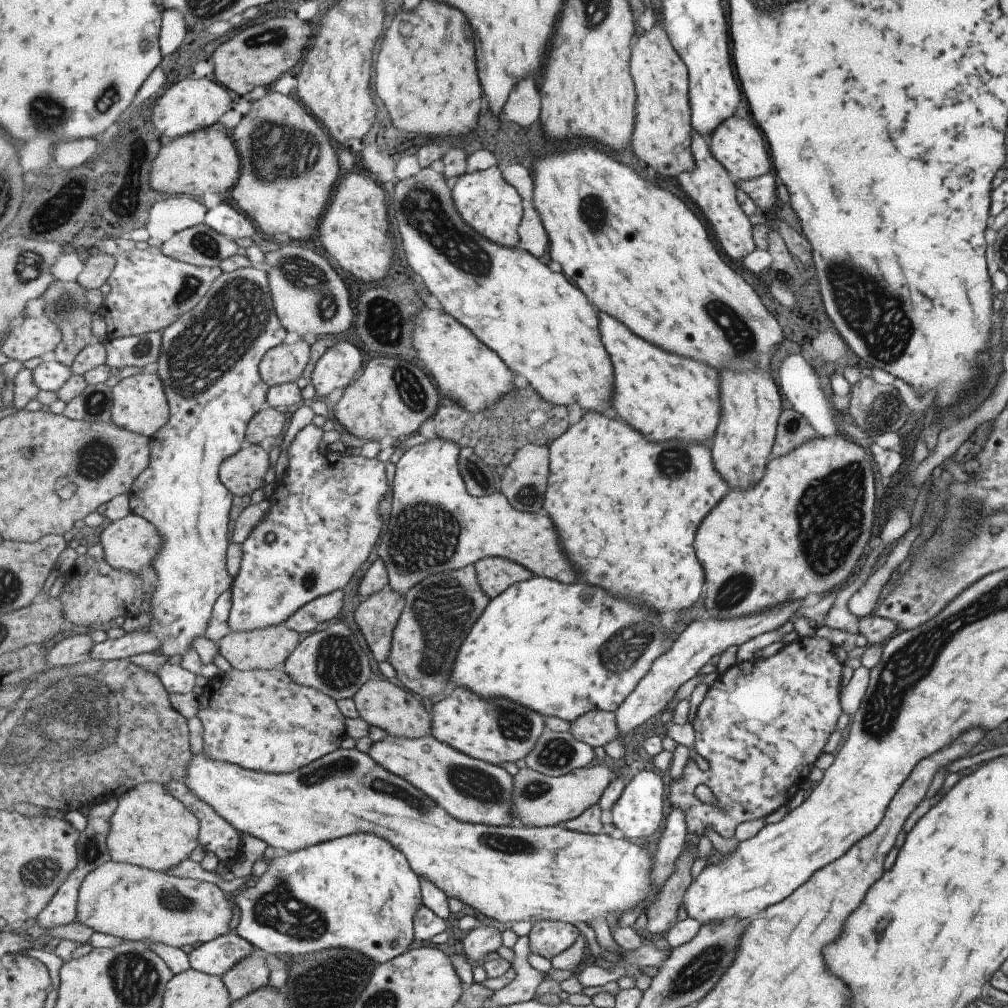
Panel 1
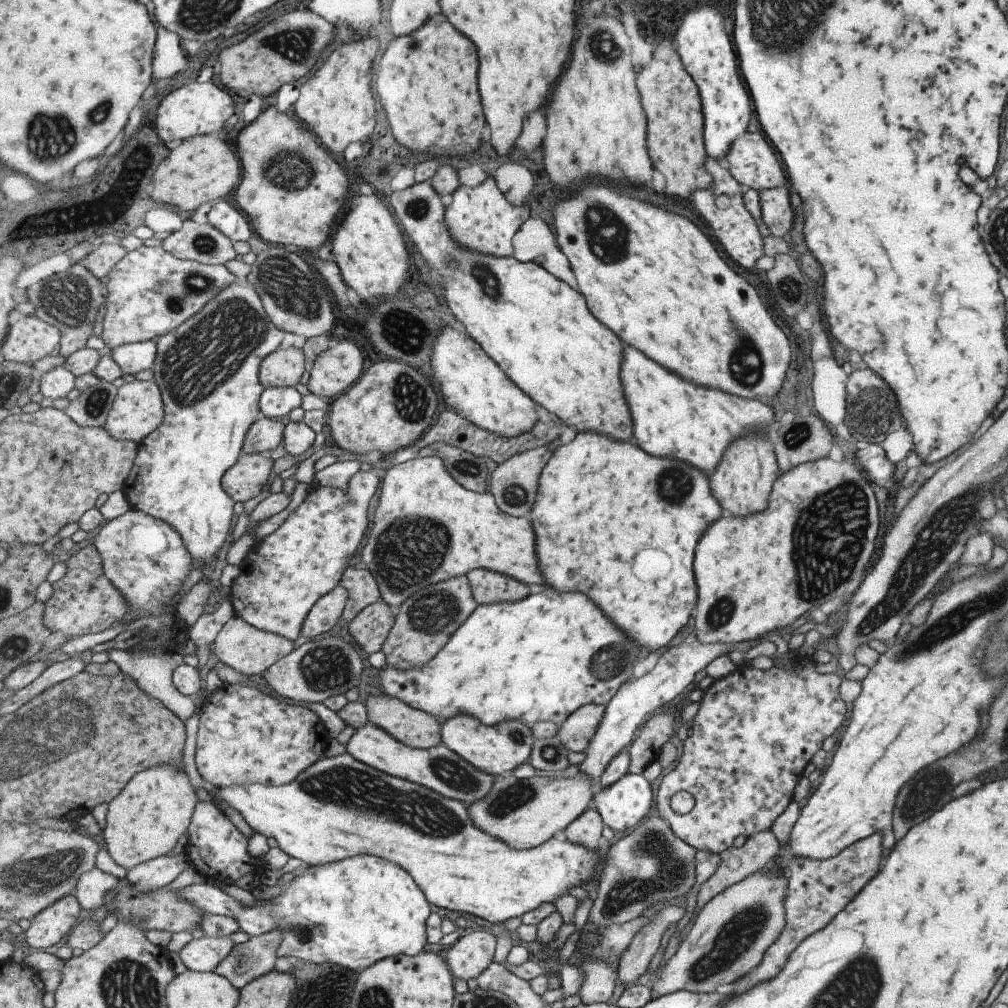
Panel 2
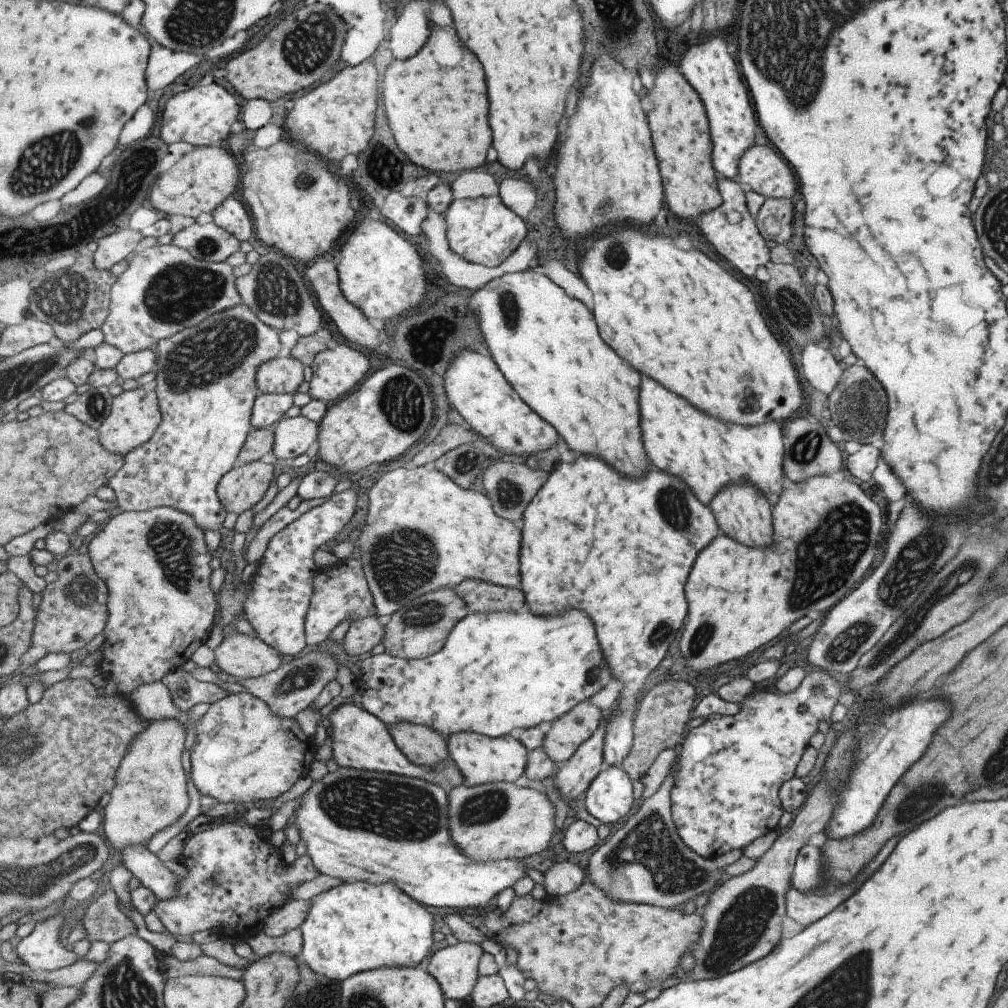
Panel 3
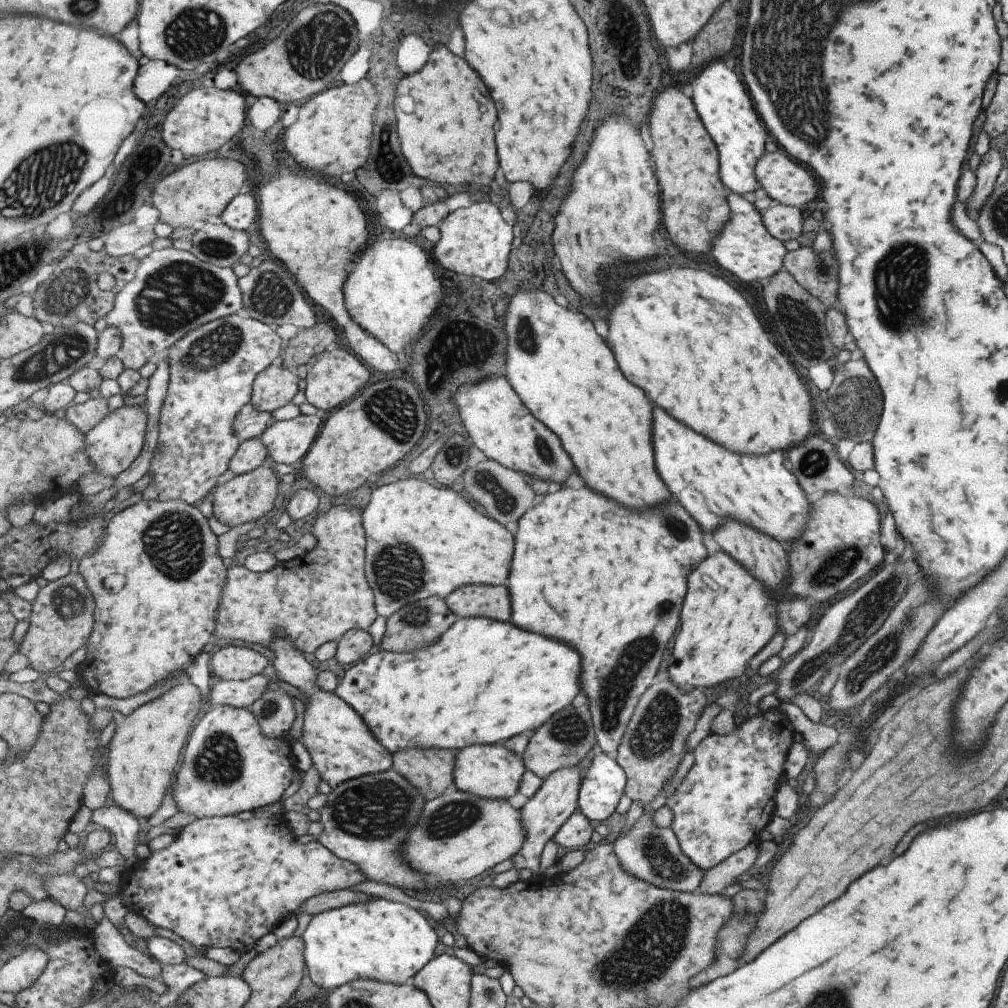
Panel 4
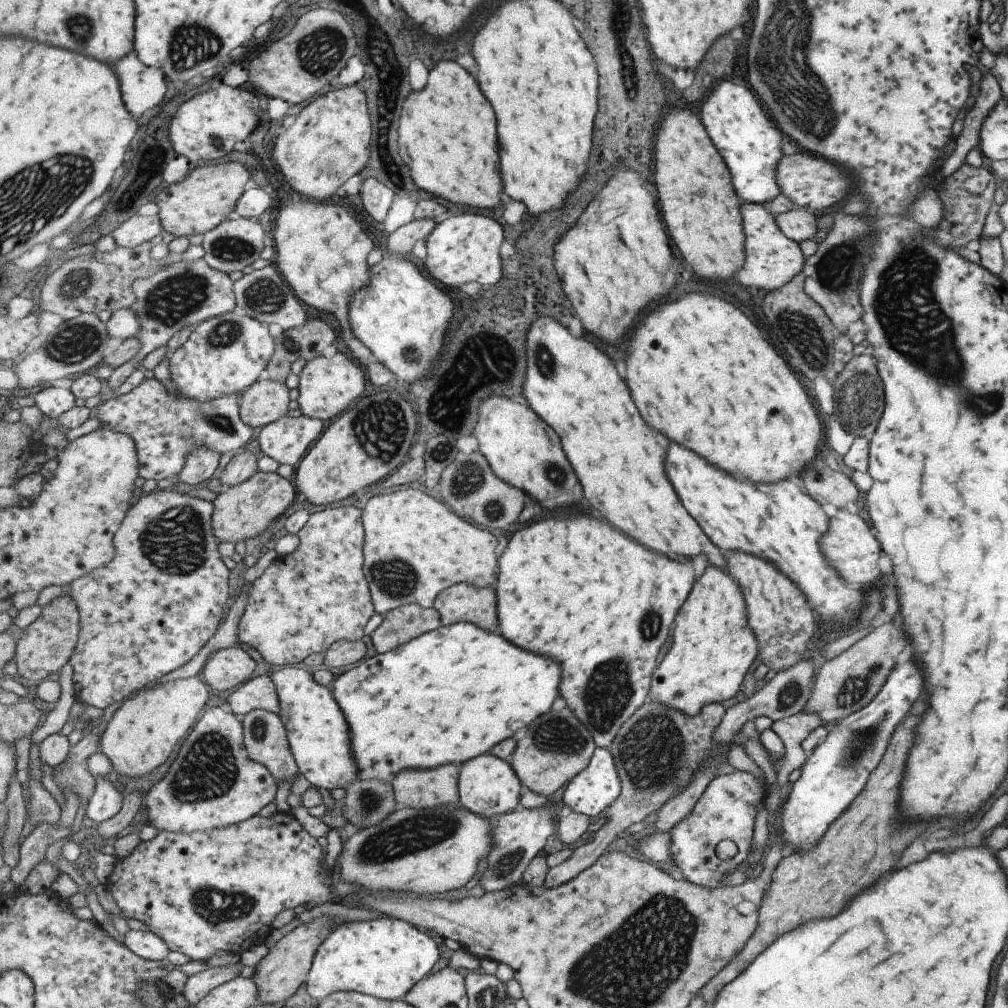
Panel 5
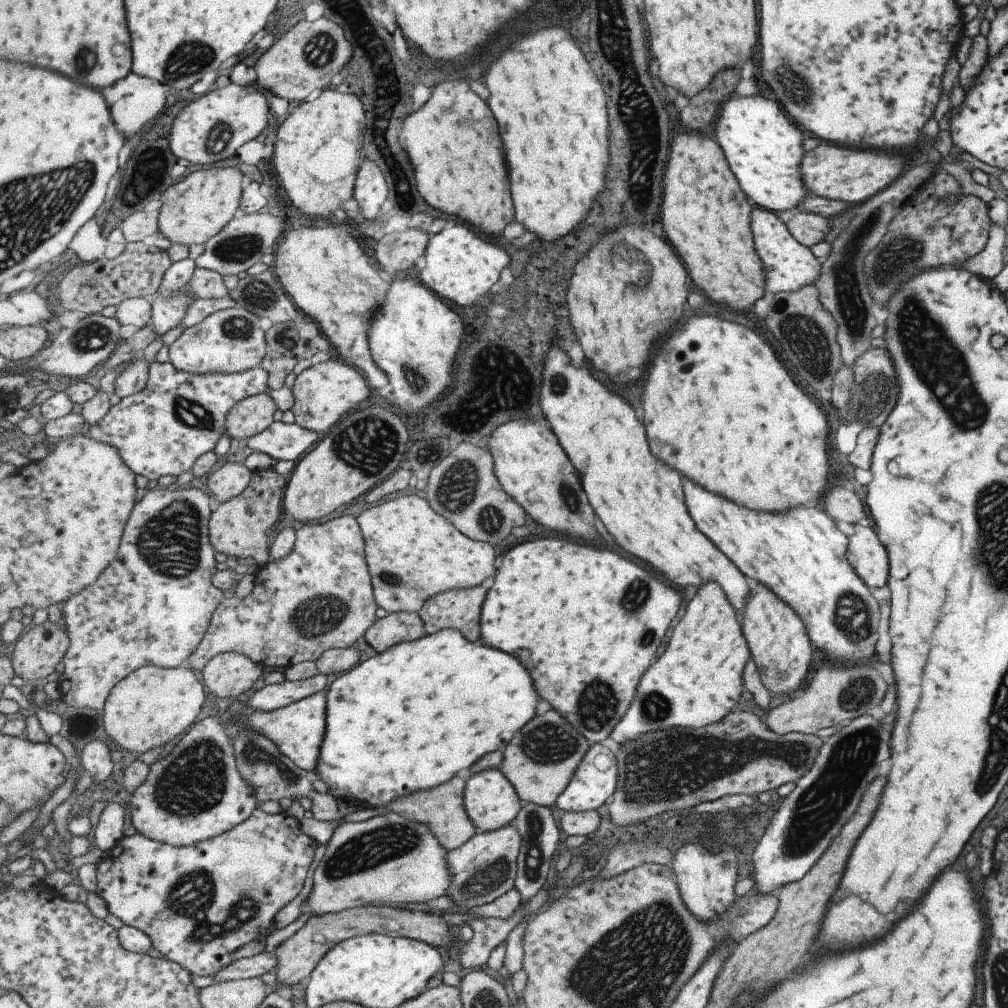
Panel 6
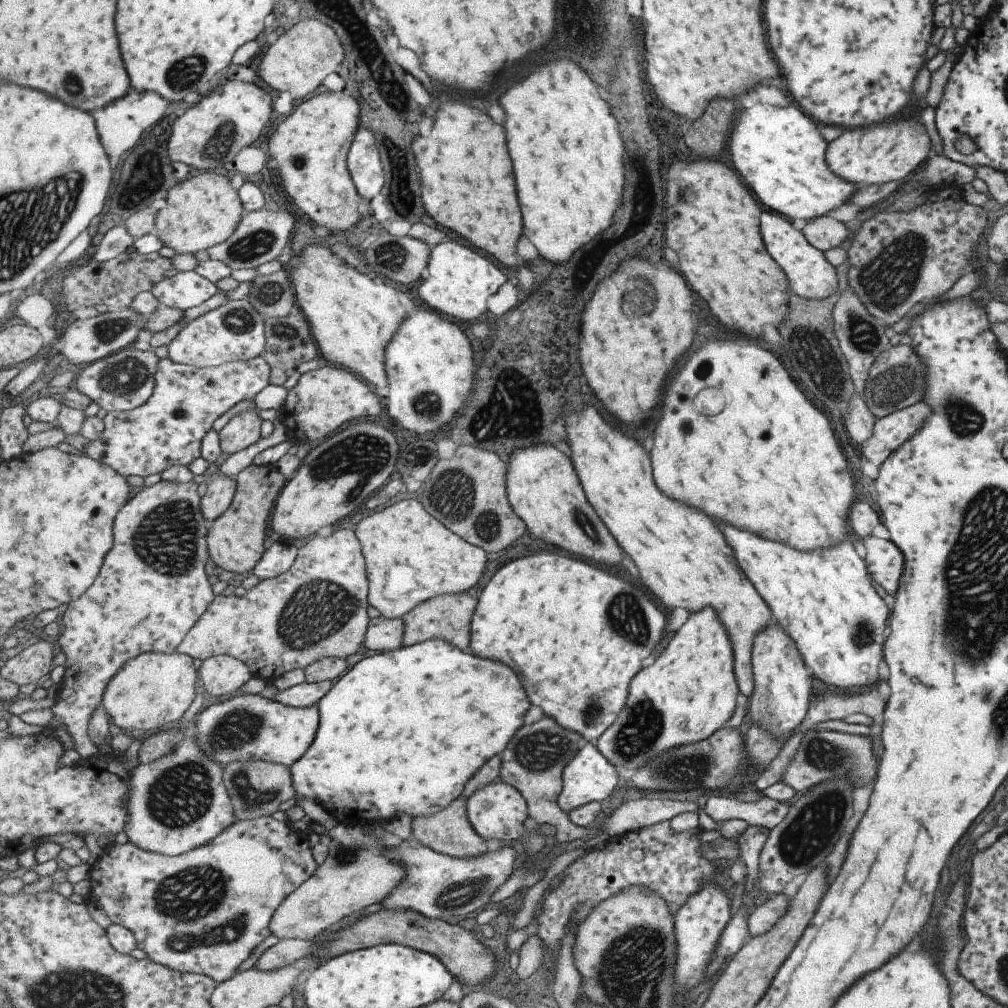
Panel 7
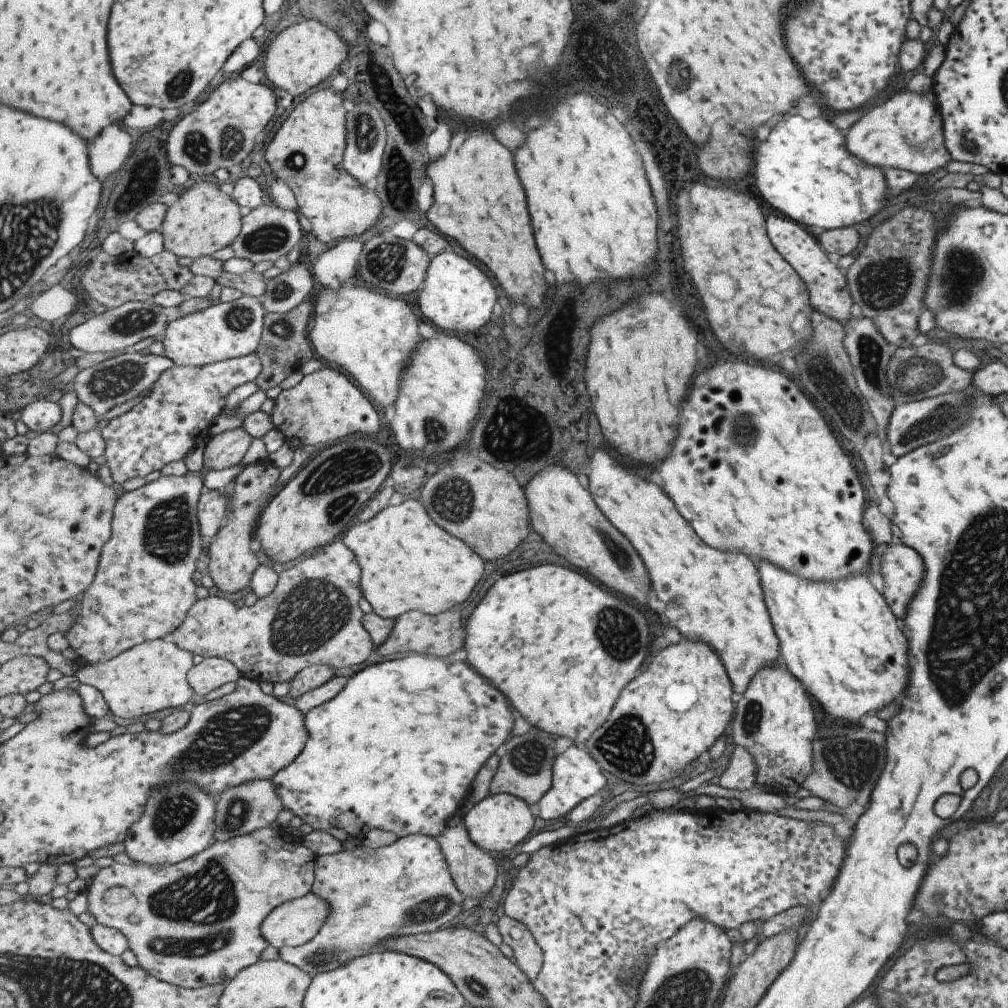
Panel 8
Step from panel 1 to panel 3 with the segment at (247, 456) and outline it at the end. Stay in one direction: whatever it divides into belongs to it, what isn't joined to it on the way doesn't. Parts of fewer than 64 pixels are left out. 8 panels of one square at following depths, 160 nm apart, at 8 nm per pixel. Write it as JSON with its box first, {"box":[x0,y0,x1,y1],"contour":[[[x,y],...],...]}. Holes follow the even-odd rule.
{"box":[218,461,278,514],"contour":[[[255,461],[232,469],[220,480],[218,495],[228,512],[243,514],[255,508],[278,474],[277,466]]]}

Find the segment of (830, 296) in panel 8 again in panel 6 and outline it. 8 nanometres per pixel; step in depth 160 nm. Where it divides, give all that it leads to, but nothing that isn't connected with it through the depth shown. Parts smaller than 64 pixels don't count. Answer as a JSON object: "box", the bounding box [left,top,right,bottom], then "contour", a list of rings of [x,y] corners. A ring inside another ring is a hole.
{"box":[750,208,820,293],"contour":[[[754,208],[750,212],[750,229],[754,249],[764,268],[764,290],[772,293],[790,293],[815,283],[820,278],[820,264],[809,247],[799,244],[789,234],[786,224],[773,211]]]}

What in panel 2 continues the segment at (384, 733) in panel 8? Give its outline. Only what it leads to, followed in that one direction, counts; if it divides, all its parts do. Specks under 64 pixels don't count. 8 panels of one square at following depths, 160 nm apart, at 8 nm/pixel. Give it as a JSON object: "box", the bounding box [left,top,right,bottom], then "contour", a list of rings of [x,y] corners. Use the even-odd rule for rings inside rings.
{"box":[379,587,643,727],"contour":[[[542,587],[540,592],[532,593],[527,598],[518,602],[501,602],[496,604],[481,605],[469,616],[469,620],[457,630],[457,634],[449,640],[449,644],[440,652],[440,655],[435,656],[435,659],[421,668],[411,668],[411,670],[399,670],[393,666],[385,665],[379,670],[380,688],[385,696],[393,696],[403,700],[405,704],[413,706],[427,712],[428,714],[439,716],[443,721],[457,716],[457,714],[471,714],[475,718],[479,718],[483,724],[487,726],[495,726],[501,724],[505,720],[523,720],[525,724],[531,726],[542,722],[555,722],[559,727],[567,722],[569,716],[572,716],[579,710],[589,704],[601,704],[604,707],[611,702],[611,698],[619,692],[619,688],[627,682],[627,678],[631,676],[639,656],[641,656],[643,648],[633,642],[619,626],[615,626],[597,606],[591,598],[587,598],[585,594],[565,594],[565,592],[555,592],[555,590],[547,590],[547,587]]]}

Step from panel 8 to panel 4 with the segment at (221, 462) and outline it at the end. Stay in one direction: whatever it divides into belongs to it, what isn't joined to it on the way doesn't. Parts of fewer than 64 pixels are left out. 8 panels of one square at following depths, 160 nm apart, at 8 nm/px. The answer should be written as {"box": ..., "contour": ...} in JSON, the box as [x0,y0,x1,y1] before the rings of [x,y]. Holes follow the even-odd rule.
{"box":[250,362,301,412],"contour":[[[278,362],[259,374],[250,403],[260,411],[275,412],[293,402],[299,390],[301,390],[299,376]]]}

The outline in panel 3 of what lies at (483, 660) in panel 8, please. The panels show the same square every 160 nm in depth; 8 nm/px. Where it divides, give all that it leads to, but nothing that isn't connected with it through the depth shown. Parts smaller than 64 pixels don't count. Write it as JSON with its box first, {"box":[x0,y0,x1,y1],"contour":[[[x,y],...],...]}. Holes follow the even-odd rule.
{"box":[521,456,719,766],"contour":[[[581,456],[573,466],[571,464],[561,464],[555,466],[550,473],[550,477],[545,486],[540,490],[540,494],[532,500],[528,506],[528,510],[524,512],[525,516],[525,538],[521,549],[521,590],[525,593],[529,608],[539,614],[539,616],[551,616],[551,614],[559,614],[571,608],[579,608],[585,610],[591,620],[597,624],[597,634],[600,640],[605,660],[608,662],[612,678],[619,680],[622,684],[620,688],[620,696],[618,705],[614,708],[615,715],[606,726],[605,746],[604,746],[604,762],[606,766],[621,765],[623,760],[628,758],[628,754],[632,751],[634,745],[634,732],[637,712],[637,704],[639,704],[639,696],[643,692],[643,688],[647,686],[647,678],[653,674],[653,670],[663,662],[667,650],[671,648],[671,644],[675,642],[675,638],[681,632],[681,624],[685,624],[685,613],[687,604],[685,604],[685,596],[683,596],[683,582],[689,574],[691,564],[695,560],[700,550],[703,550],[713,539],[719,534],[716,525],[716,519],[712,515],[712,511],[708,506],[702,505],[700,501],[693,496],[690,488],[683,484],[682,480],[663,474],[659,470],[653,470],[645,480],[633,482],[625,476],[621,476],[617,470],[613,470],[609,464],[605,464],[603,460],[591,458],[591,456]]]}

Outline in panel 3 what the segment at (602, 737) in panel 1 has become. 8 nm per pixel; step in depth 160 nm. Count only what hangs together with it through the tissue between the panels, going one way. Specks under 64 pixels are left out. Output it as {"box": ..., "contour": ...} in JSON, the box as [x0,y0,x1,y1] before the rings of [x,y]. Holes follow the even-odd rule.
{"box":[542,701,603,765],"contour":[[[583,701],[551,723],[542,747],[555,763],[560,765],[561,762],[567,762],[577,752],[577,748],[597,732],[601,718],[603,714],[597,706]]]}

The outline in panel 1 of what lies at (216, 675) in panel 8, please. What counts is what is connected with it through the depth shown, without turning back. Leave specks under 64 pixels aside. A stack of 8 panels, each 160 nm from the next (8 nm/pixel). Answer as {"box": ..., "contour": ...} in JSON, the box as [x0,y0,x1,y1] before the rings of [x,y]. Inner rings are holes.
{"box":[219,625,301,671],"contour":[[[283,625],[254,631],[231,631],[219,644],[219,653],[233,669],[240,671],[271,670],[283,664],[301,642],[297,631]]]}

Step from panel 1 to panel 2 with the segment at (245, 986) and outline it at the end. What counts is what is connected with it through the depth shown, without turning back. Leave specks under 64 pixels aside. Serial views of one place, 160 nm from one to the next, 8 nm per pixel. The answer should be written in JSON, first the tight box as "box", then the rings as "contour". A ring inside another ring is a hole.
{"box":[216,930,281,990],"contour":[[[281,930],[269,932],[261,936],[253,936],[243,944],[236,944],[233,952],[224,962],[221,962],[216,973],[227,978],[237,988],[241,990],[269,974],[277,964],[277,950],[281,946]]]}

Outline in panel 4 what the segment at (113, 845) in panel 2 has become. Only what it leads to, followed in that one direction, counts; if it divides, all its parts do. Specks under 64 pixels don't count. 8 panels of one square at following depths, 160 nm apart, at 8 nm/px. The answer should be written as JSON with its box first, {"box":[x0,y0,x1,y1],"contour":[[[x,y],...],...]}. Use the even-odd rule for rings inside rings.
{"box":[108,680,203,820],"contour":[[[185,680],[171,687],[166,693],[137,707],[129,715],[112,713],[116,729],[108,748],[108,777],[112,796],[117,805],[131,811],[137,818],[147,820],[155,814],[169,794],[173,774],[181,760],[183,748],[188,744],[193,724],[203,711],[201,690]]]}

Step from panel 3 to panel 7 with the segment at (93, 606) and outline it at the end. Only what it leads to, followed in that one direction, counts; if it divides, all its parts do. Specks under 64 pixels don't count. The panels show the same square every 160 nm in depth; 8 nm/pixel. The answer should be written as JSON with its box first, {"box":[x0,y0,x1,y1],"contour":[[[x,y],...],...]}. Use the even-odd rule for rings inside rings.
{"box":[1,639,55,686],"contour":[[[43,639],[39,640],[6,659],[1,667],[1,678],[13,681],[19,686],[25,684],[37,686],[37,682],[53,670],[53,658],[55,658],[54,644]]]}

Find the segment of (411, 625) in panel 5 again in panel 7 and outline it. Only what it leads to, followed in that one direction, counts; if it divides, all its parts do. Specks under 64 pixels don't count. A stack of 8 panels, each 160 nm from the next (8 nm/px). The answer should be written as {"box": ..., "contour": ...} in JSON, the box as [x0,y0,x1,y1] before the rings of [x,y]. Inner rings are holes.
{"box":[364,615,405,652],"contour":[[[381,615],[369,623],[364,646],[375,652],[394,651],[402,648],[405,621],[402,618],[390,619]]]}

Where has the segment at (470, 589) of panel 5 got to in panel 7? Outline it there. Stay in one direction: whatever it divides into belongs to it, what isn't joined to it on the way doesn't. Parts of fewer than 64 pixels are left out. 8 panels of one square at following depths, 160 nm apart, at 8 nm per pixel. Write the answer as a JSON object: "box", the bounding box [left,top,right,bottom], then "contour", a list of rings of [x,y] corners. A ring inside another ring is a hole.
{"box":[402,593,477,653],"contour":[[[463,593],[460,595],[445,595],[429,599],[414,608],[410,613],[402,616],[405,621],[403,647],[424,643],[428,640],[441,639],[454,647],[471,653],[472,645],[472,620],[476,614],[477,598]]]}

